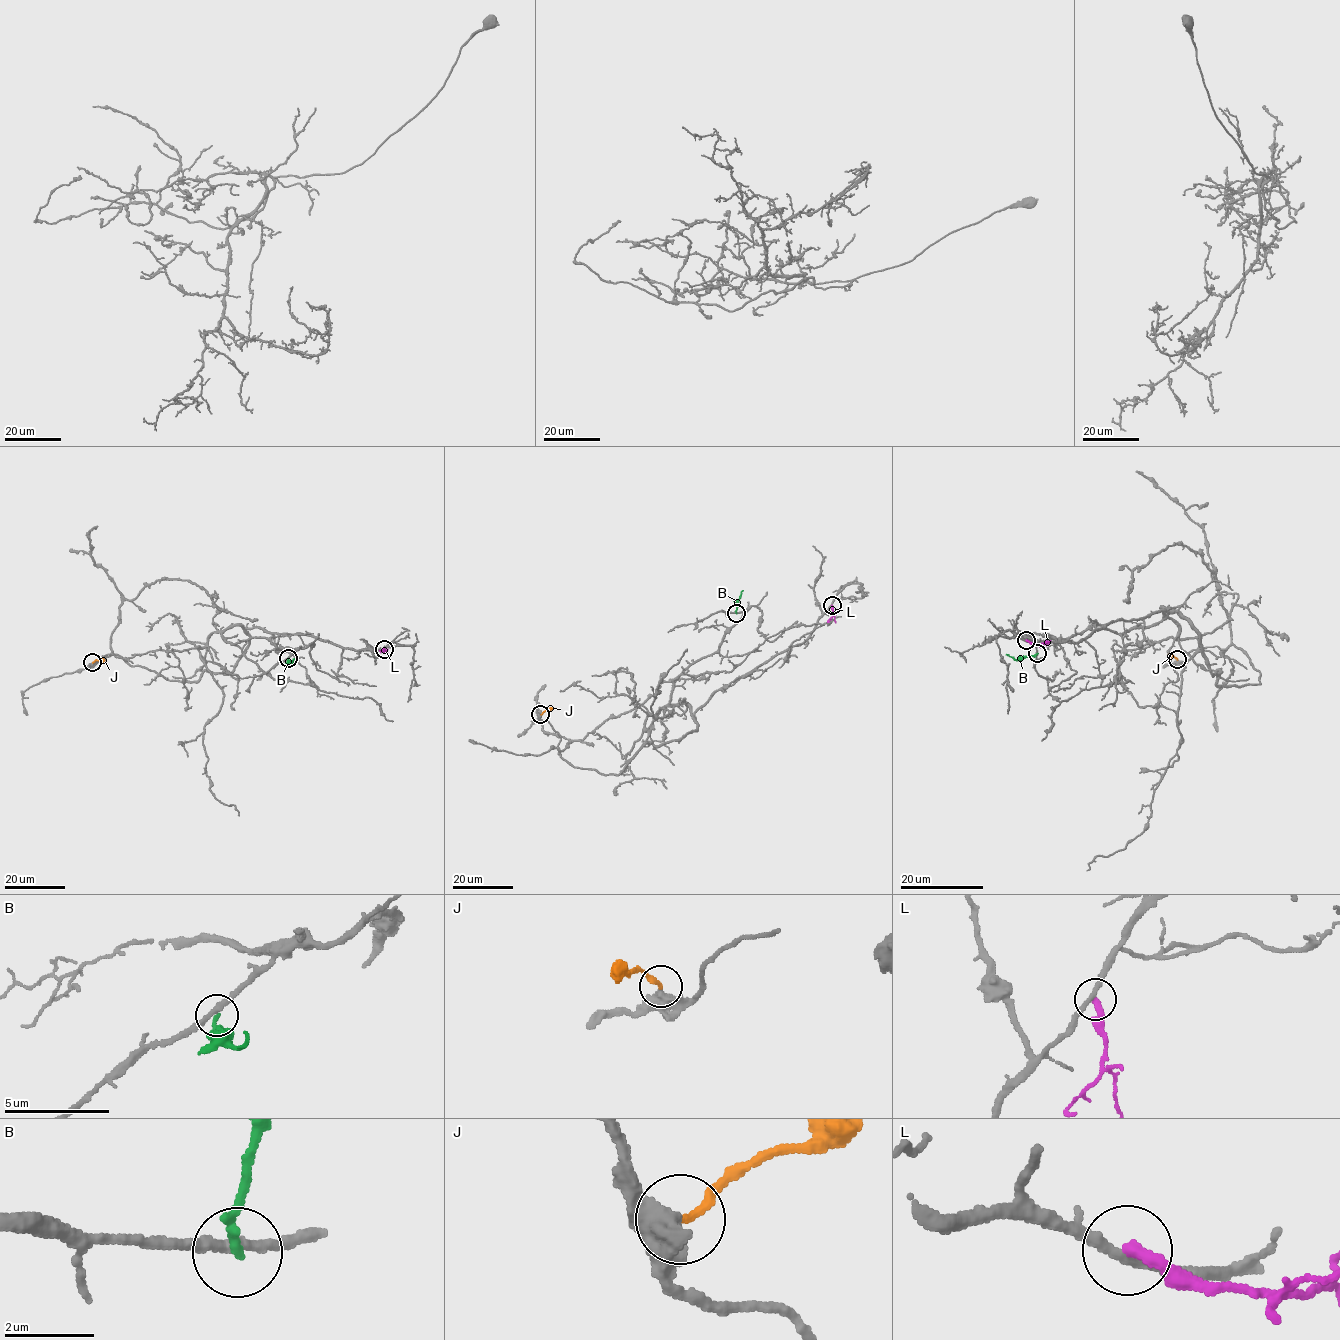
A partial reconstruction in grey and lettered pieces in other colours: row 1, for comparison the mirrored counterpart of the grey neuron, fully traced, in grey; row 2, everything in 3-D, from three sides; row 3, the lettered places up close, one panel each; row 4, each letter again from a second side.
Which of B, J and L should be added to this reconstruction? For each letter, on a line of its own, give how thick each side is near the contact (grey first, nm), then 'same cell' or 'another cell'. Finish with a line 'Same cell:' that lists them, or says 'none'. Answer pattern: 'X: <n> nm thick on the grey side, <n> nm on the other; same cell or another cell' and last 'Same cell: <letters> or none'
B: 240 nm thick on the grey side, 200 nm on the other; another cell
J: 400 nm thick on the grey side, 190 nm on the other; same cell
L: 240 nm thick on the grey side, 320 nm on the other; another cell
Same cell: J

